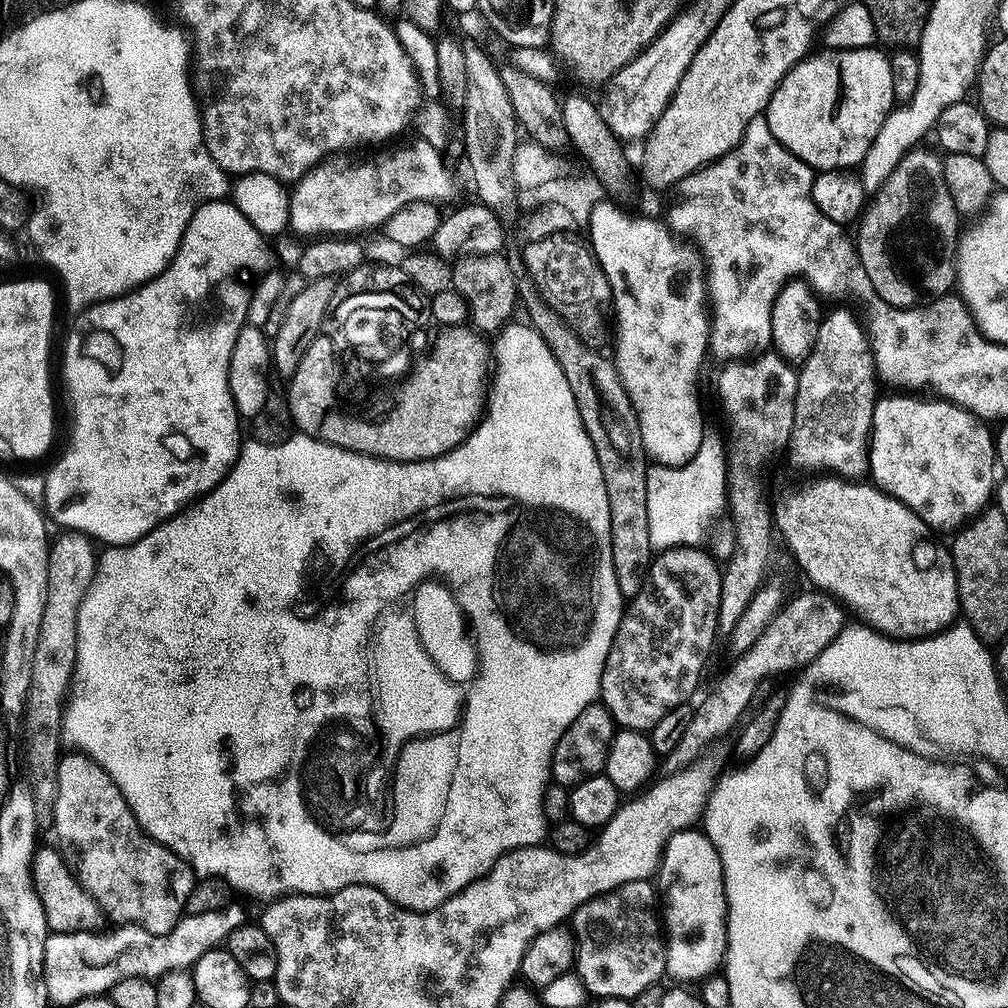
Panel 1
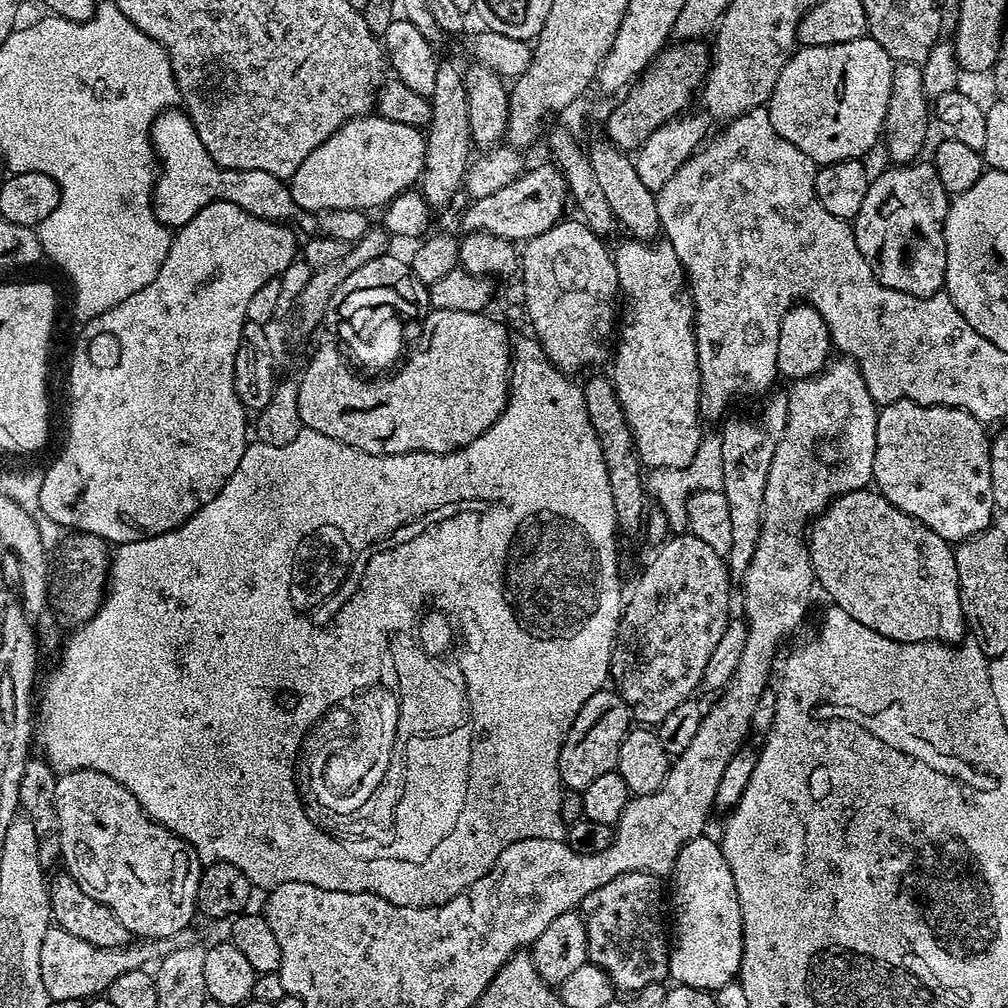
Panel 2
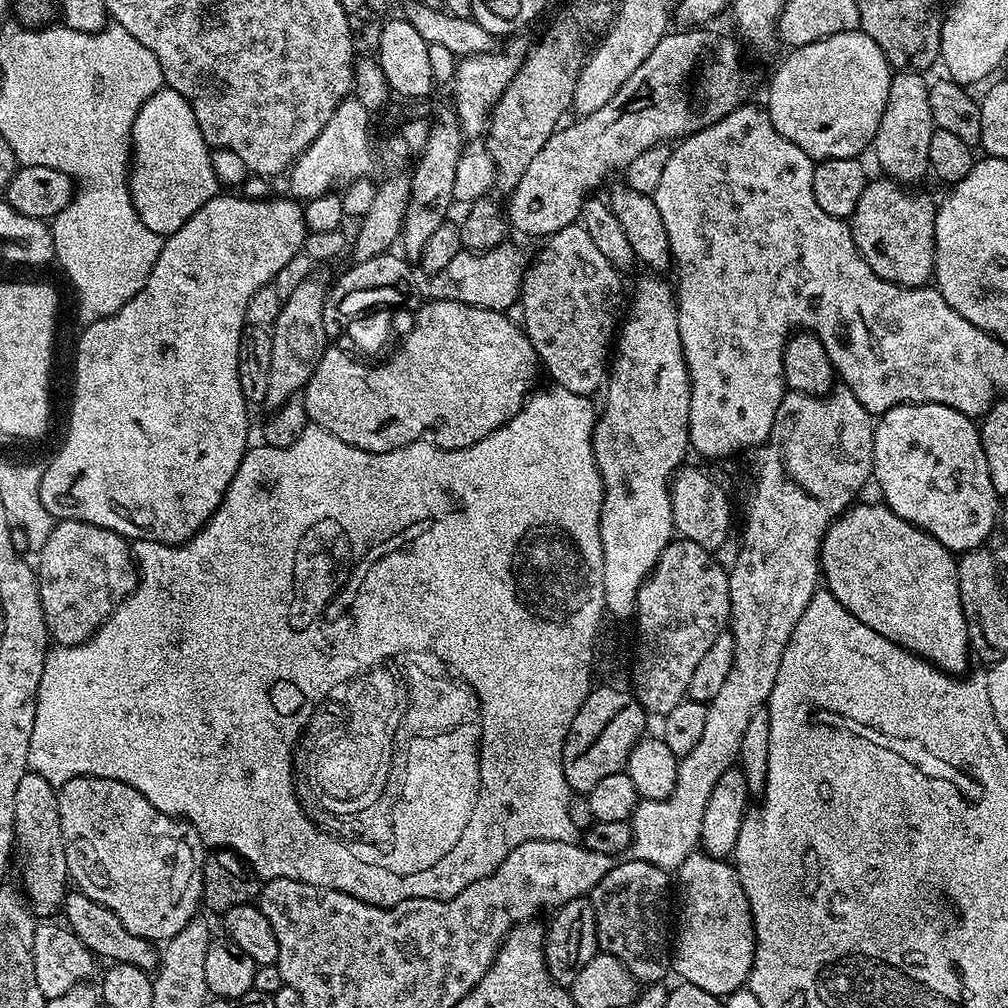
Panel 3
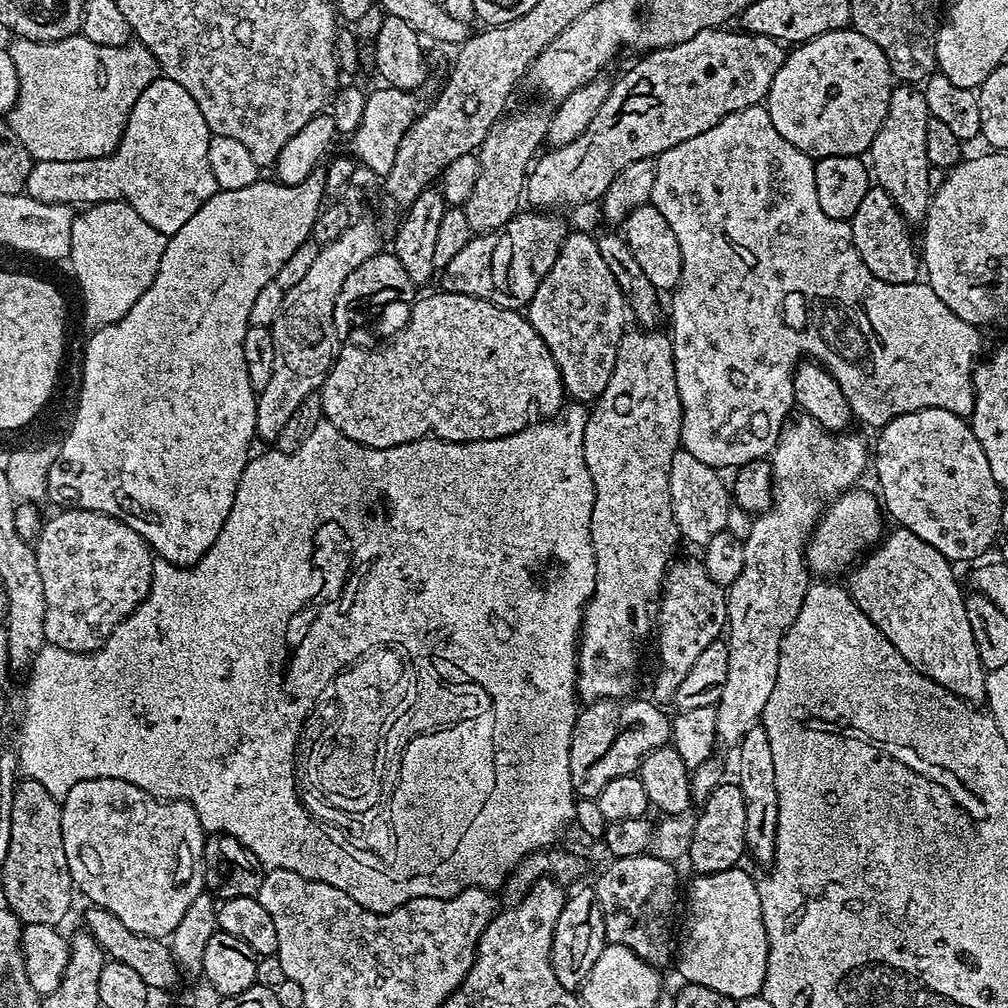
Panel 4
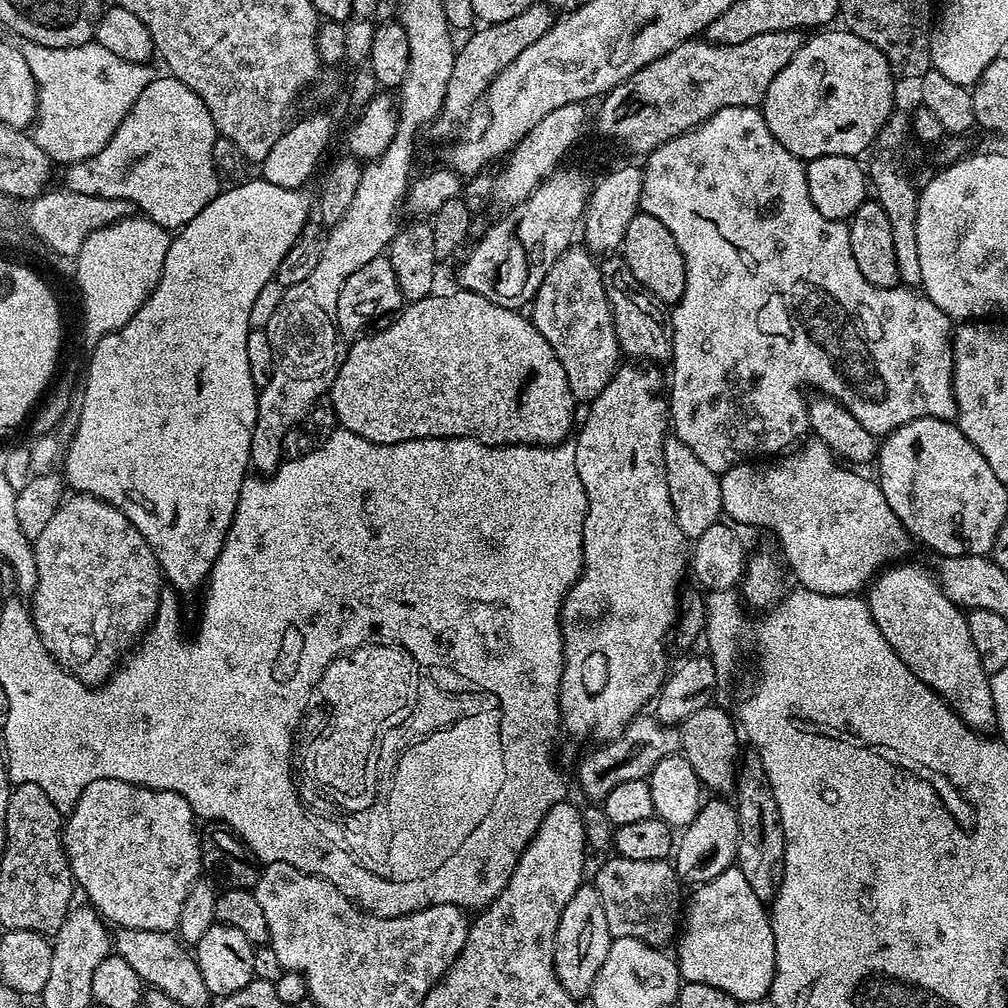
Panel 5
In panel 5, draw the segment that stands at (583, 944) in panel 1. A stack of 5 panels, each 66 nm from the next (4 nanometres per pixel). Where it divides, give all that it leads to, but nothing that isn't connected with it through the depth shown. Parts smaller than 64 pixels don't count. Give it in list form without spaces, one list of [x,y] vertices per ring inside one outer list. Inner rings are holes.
[[[618,855],[611,859],[597,870],[594,877],[610,934],[614,938],[638,938],[657,946],[671,945],[677,939],[678,925],[682,920],[682,881],[676,877],[675,867],[668,860],[634,862],[634,858]]]

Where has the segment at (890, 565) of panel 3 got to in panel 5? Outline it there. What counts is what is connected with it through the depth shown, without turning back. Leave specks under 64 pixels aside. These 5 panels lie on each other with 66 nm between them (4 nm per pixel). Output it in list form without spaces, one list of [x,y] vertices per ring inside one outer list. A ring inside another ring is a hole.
[[[900,562],[895,566],[885,567],[868,585],[866,599],[870,614],[878,630],[882,630],[882,638],[886,638],[890,646],[894,646],[894,654],[898,654],[898,658],[906,662],[908,669],[918,679],[934,689],[960,715],[964,724],[970,725],[975,732],[991,733],[996,726],[996,711],[990,690],[990,673],[982,666],[978,650],[974,650],[974,638],[970,638],[967,615],[944,593],[943,586],[933,573],[931,576],[926,569],[908,563]]]

